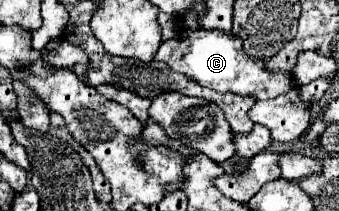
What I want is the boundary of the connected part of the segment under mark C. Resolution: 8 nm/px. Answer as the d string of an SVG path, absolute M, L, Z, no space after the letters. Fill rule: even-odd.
M192 30L186 34L178 34L160 46L154 60L166 62L174 72L186 74L188 78L196 80L200 86L212 88L216 92L250 94L256 100L268 100L286 94L294 86L294 80L290 76L272 74L264 70L262 60L254 60L246 56L242 48L242 40L222 30ZM238 54L240 54L240 62L238 62Z

